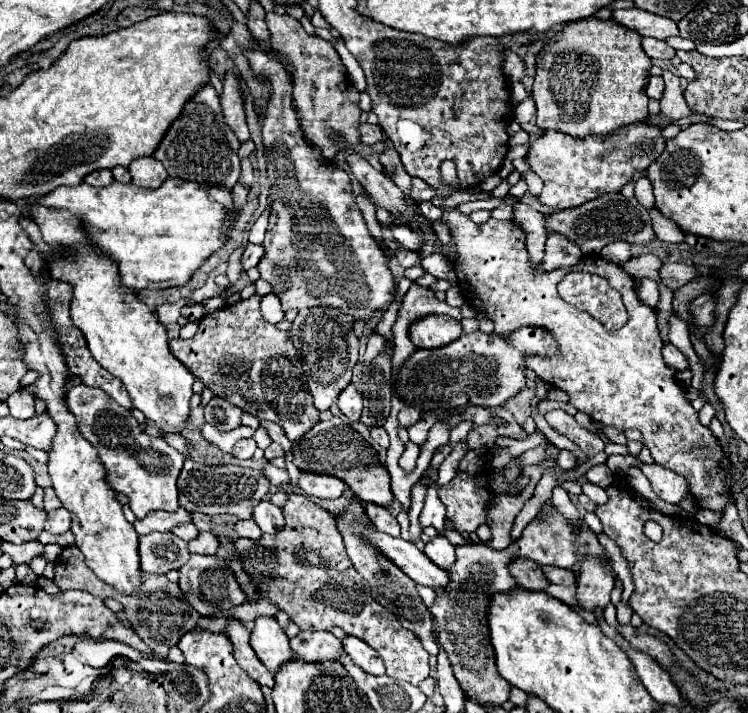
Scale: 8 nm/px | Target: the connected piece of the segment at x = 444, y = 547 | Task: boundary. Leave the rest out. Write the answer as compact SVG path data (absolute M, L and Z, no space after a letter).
M436 536L432 538L424 548L422 552L438 566L442 568L448 568L452 562L454 562L454 546L444 538L444 536Z

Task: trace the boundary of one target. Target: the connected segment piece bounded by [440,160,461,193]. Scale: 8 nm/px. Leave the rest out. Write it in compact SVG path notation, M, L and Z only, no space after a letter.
M446 160L441 165L441 174L443 175L443 180L450 186L452 186L452 193L460 190L459 180L456 174L455 165L452 161Z

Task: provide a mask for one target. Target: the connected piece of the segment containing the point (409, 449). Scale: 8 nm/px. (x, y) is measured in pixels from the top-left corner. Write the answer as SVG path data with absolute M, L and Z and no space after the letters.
M408 442L406 444L406 450L404 450L404 454L402 454L402 458L400 458L400 468L404 470L404 472L412 472L414 468L416 468L416 458L418 458L418 452L420 452L420 448L418 448L418 444L414 444L414 442Z

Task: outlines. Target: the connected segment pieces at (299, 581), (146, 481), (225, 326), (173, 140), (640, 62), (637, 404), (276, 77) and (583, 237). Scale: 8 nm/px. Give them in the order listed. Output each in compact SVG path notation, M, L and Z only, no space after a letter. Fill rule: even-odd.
M294 492L288 494L282 514L286 526L278 536L264 534L256 542L246 538L234 542L260 596L276 602L300 630L330 632L332 628L342 628L346 634L358 636L380 652L390 678L406 680L414 686L428 678L428 654L420 640L410 630L402 628L396 616L370 596L370 588L366 588L366 580L354 570L330 514L322 506L310 502L310 498Z
M76 384L68 390L66 402L70 412L76 416L80 434L98 450L98 456L108 470L108 484L130 498L130 508L136 518L142 518L152 510L174 512L180 508L176 480L184 464L184 456L178 450L174 450L164 438L152 438L142 432L136 418L100 388ZM134 456L138 456L138 460Z
M254 294L248 300L238 300L234 304L222 306L212 314L206 314L198 324L196 336L190 340L170 340L170 350L194 374L196 380L202 380L204 386L212 390L214 396L232 402L234 406L256 416L258 420L276 422L294 442L300 440L300 436L306 434L308 428L318 422L320 412L314 408L310 400L310 390L306 388L306 376L302 372L298 352L288 332L280 332L274 324L266 322L260 316L260 300L262 296Z
M208 84L186 104L182 116L178 116L178 120L170 126L168 134L156 148L154 158L164 164L170 176L196 180L200 184L232 188L240 176L238 148L240 140L236 138L232 128L228 128L228 124L224 122L218 94Z
M584 18L584 20L576 20L570 24L564 24L564 28L548 42L548 46L538 54L536 60L536 78L534 78L534 86L532 86L532 96L536 100L536 124L542 130L560 130L560 132L572 132L572 136L590 136L590 134L610 134L614 130L618 130L620 126L638 122L648 118L648 96L646 96L646 82L650 78L650 66L652 60L646 56L646 52L642 50L642 36L622 24L618 24L616 20L598 20L598 18Z
M448 210L440 218L448 224L450 236L456 240L458 248L458 262L454 266L458 274L458 286L470 304L478 308L478 312L486 314L494 322L494 332L498 336L510 336L522 326L538 326L552 334L552 338L558 342L560 356L528 356L526 366L536 372L538 378L544 382L564 390L568 394L568 402L578 410L586 412L594 422L600 422L604 426L614 426L618 430L636 428L644 434L644 446L652 452L652 458L656 464L662 464L680 476L686 478L690 494L696 498L696 502L702 508L710 508L716 512L722 512L726 508L728 496L730 496L730 482L724 480L724 472L720 466L722 448L710 428L704 428L698 420L698 412L692 408L692 404L686 400L686 390L676 384L674 372L664 364L662 360L662 340L658 336L656 328L656 312L654 308L642 304L634 290L634 278L626 274L618 264L608 262L598 256L596 258L582 258L578 266L568 270L554 270L548 274L538 272L536 266L528 262L526 252L526 238L524 232L514 222L500 222L494 218L488 218L484 224L476 224L470 220L470 216L462 214L460 210ZM570 270L586 270L590 274L598 274L610 282L614 290L622 294L624 306L628 310L628 322L618 332L606 332L598 320L594 320L588 312L582 312L570 304L566 304L558 292L556 284L570 272Z
M246 50L244 52L252 64L252 70L258 76L266 76L272 84L272 96L268 102L268 110L264 116L260 116L260 128L264 136L266 146L266 160L268 160L268 178L272 184L272 214L268 232L264 238L266 254L262 256L258 270L260 276L272 284L272 292L280 298L282 308L290 310L302 310L302 308L314 308L314 306L332 306L342 308L342 312L350 312L356 320L370 320L376 316L376 312L384 310L388 304L392 304L396 288L394 280L388 268L388 258L378 248L376 240L370 238L366 222L362 218L362 212L358 210L354 202L354 194L350 188L350 178L344 170L336 168L334 164L320 160L314 146L308 146L304 140L304 134L298 124L298 114L292 104L292 84L290 76L284 70L284 66L274 60L266 52L258 50Z
M610 194L600 196L598 200L590 200L582 204L582 208L570 208L562 212L554 212L544 216L544 228L546 232L558 232L560 236L566 236L570 242L574 242L584 256L600 254L600 250L612 242L624 240L630 244L646 244L654 236L648 210L638 204L636 198L624 198L622 194Z

